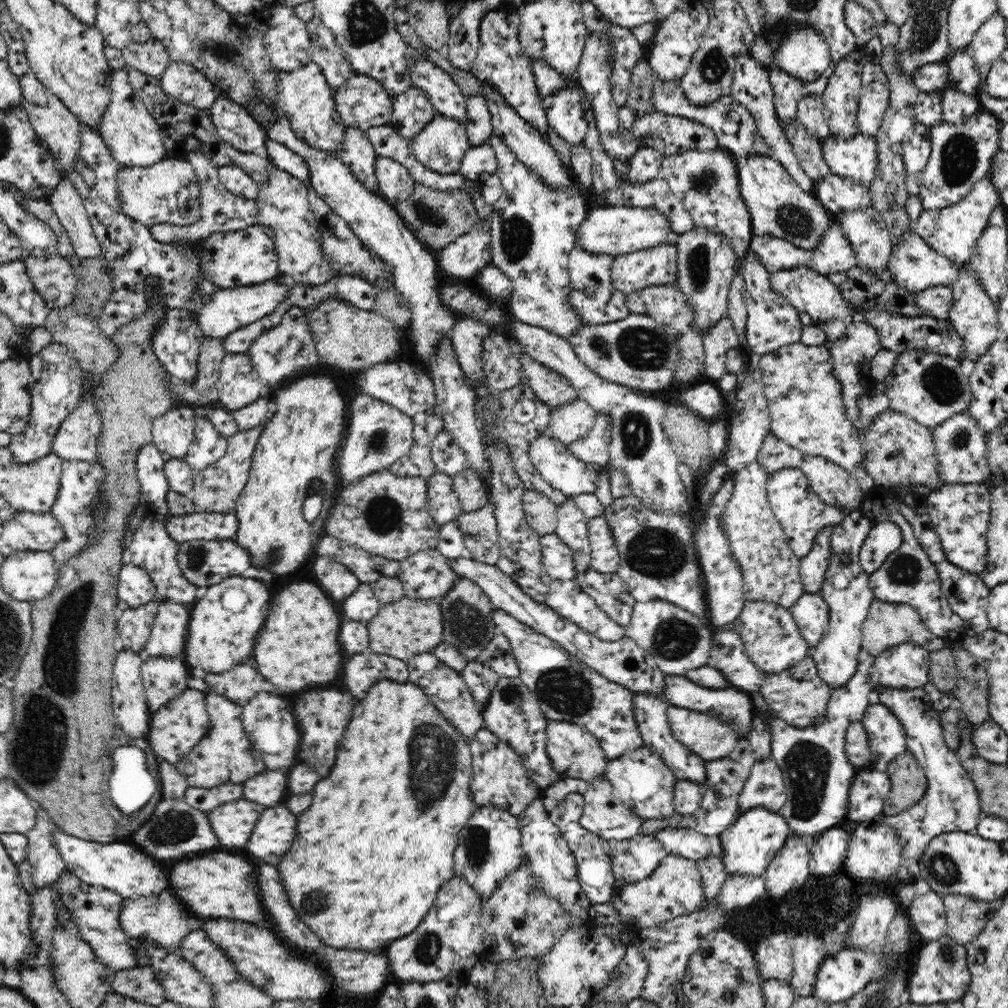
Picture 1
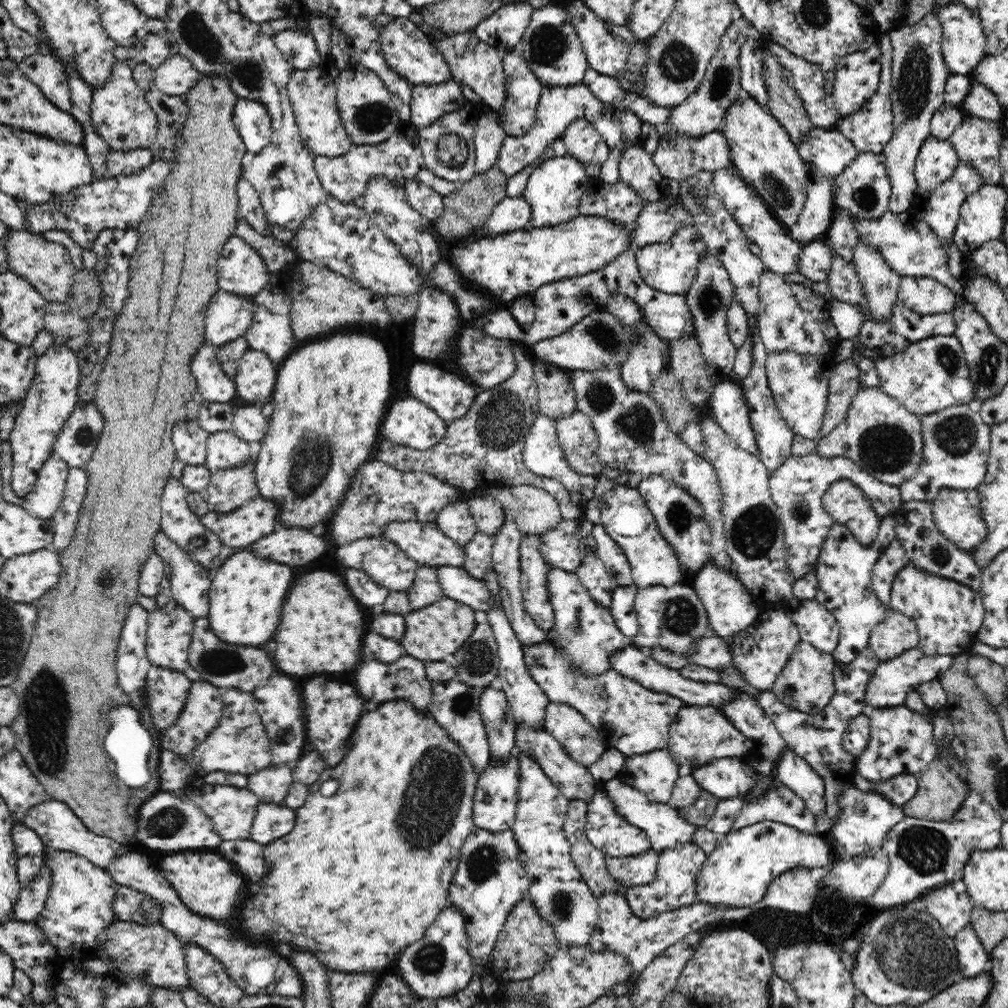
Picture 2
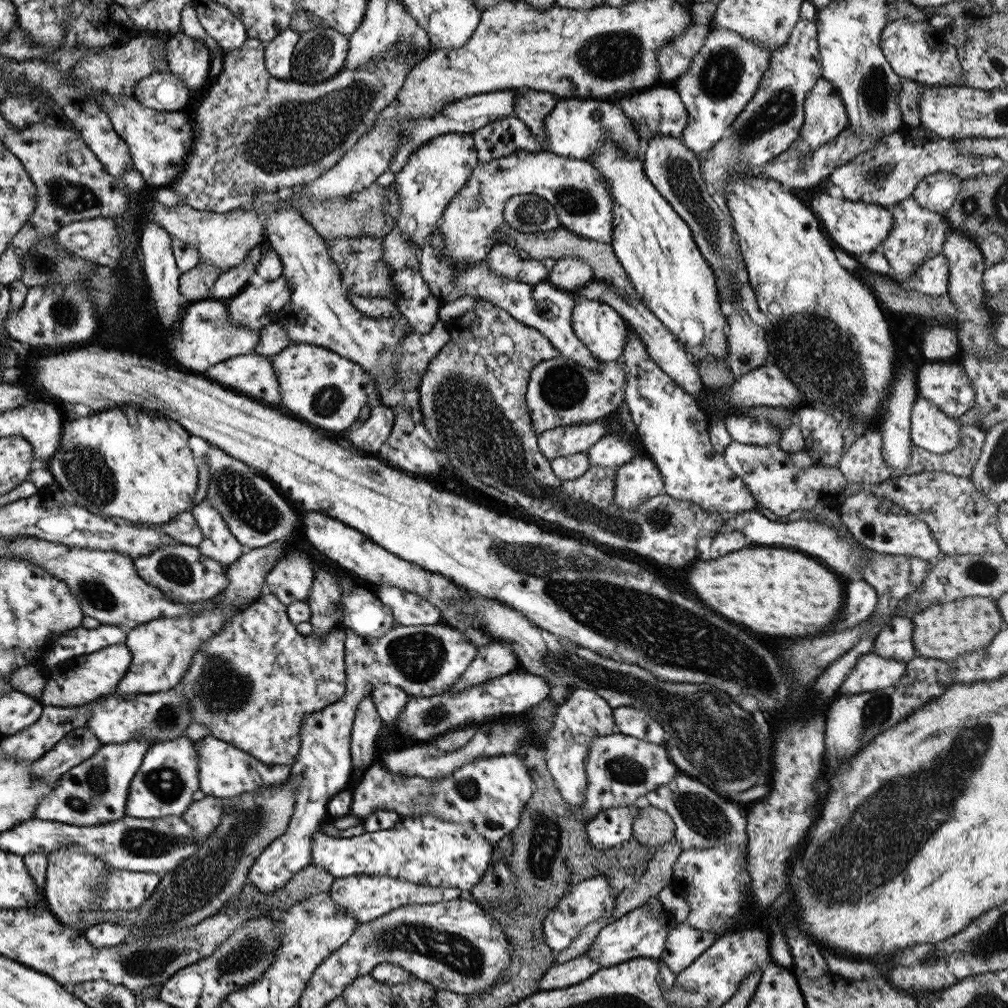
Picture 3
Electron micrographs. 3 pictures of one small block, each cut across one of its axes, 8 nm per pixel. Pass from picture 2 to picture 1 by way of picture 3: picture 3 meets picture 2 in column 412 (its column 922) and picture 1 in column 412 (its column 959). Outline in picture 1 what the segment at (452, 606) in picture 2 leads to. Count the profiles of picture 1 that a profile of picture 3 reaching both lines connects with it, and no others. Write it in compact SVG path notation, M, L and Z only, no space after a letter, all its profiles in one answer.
M402 597L398 600L381 603L377 613L366 622L368 648L372 653L382 654L407 661L415 654L432 652L443 640L442 615L434 599Z

